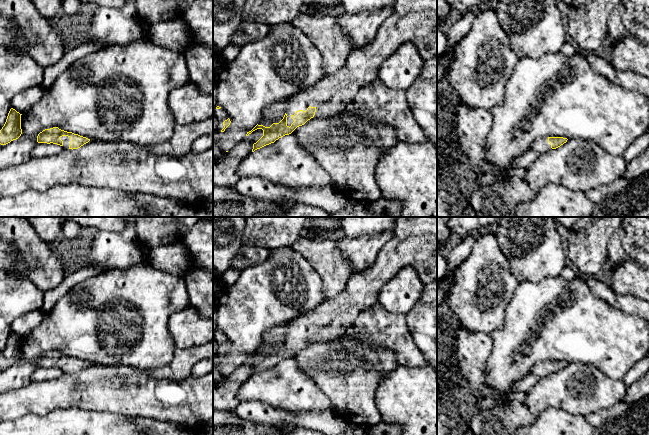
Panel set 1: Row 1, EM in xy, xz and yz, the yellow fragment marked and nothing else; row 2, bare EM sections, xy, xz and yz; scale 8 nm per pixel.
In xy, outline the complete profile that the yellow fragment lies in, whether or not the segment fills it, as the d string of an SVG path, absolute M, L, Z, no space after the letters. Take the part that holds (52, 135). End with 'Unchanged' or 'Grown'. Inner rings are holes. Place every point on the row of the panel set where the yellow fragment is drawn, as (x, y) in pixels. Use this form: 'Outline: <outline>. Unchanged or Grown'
Outline: M53 127L45 129L37 136L38 143L53 143L63 147L63 149L78 149L88 143L90 139Z. Grown

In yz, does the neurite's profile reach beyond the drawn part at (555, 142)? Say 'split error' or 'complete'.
split error

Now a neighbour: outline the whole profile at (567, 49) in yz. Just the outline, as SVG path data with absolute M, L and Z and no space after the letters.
M565 42L560 50L560 52L566 56L572 56L576 53L574 46L570 43Z

